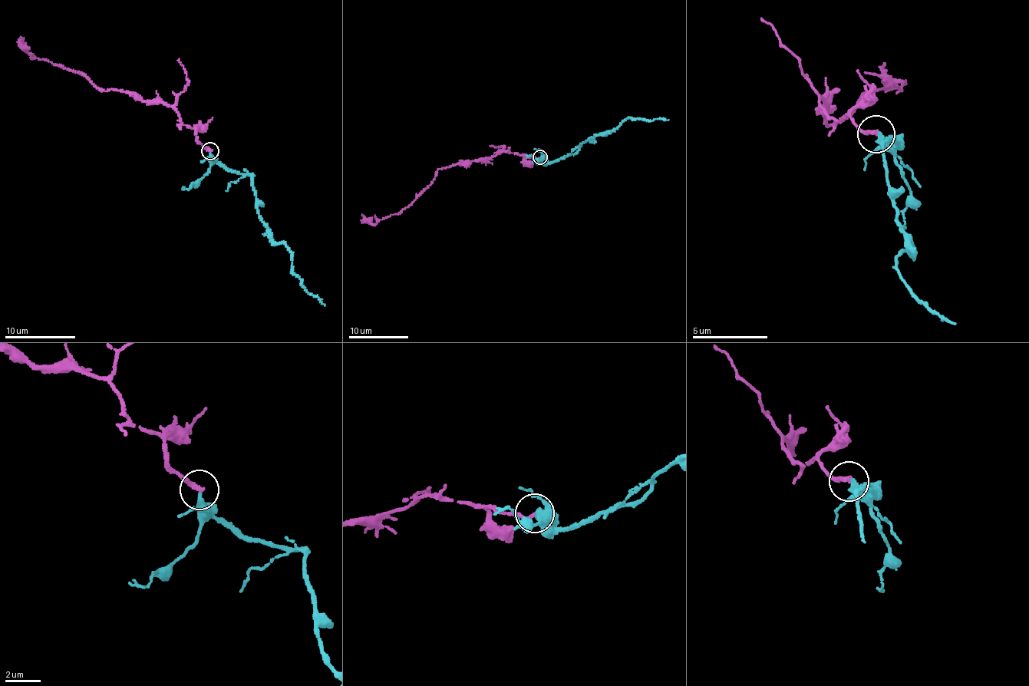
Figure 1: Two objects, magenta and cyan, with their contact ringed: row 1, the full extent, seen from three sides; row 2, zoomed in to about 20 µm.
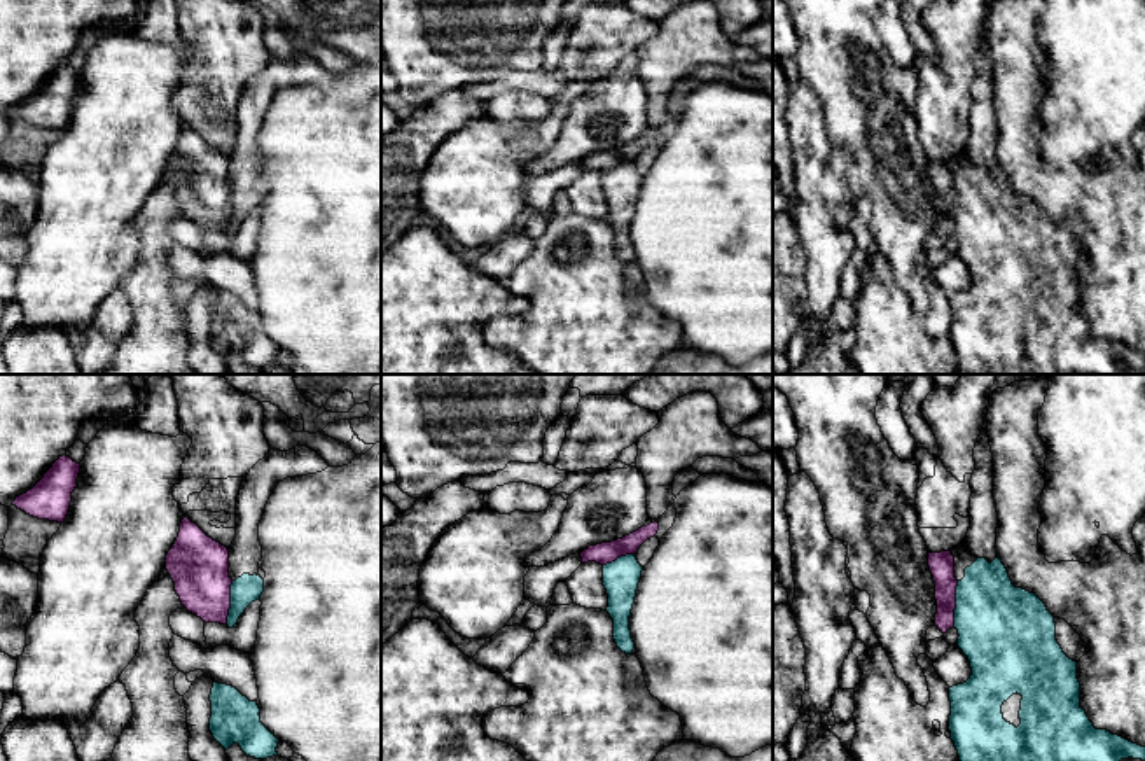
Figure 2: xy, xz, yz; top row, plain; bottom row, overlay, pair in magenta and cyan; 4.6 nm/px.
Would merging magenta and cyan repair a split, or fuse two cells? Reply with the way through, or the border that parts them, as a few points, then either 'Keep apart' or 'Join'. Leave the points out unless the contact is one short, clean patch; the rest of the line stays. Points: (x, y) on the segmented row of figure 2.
Boundary: yz (958, 581), (953, 625). Keep apart

